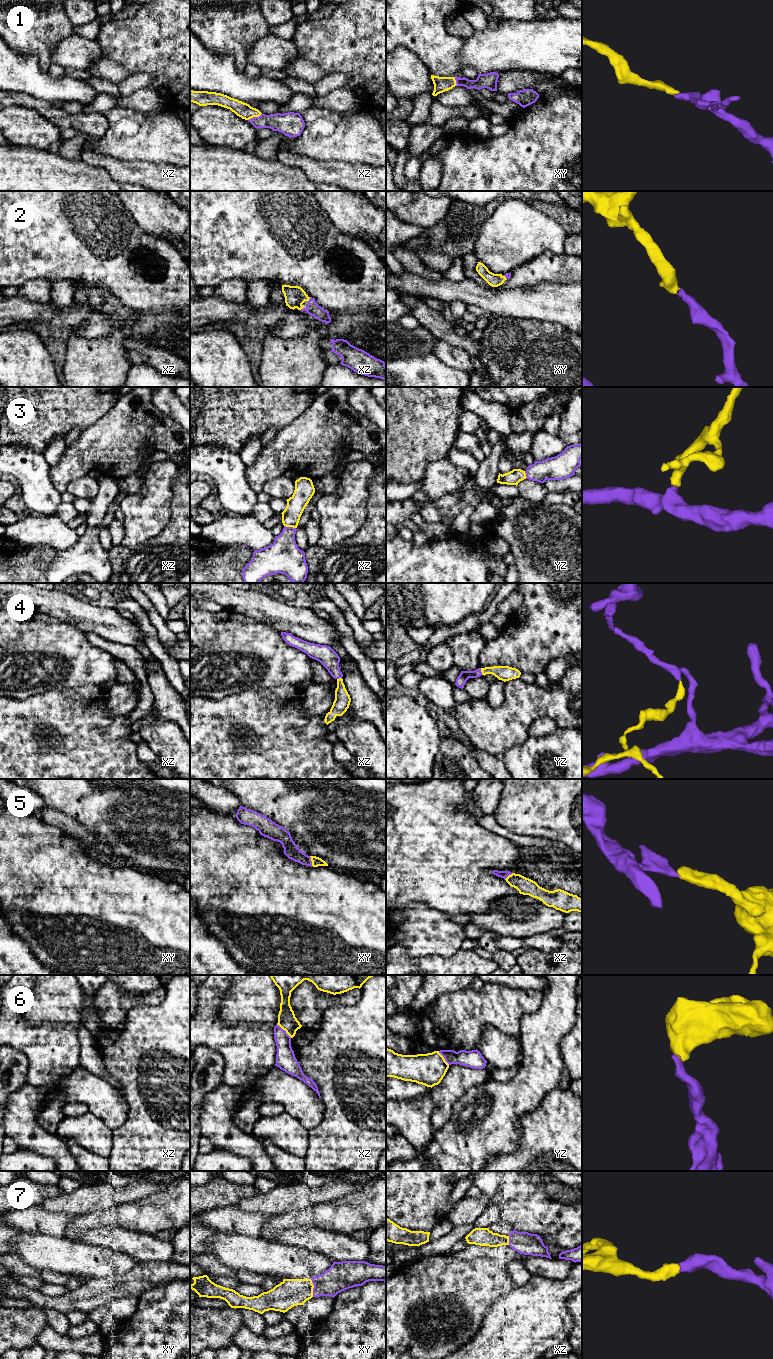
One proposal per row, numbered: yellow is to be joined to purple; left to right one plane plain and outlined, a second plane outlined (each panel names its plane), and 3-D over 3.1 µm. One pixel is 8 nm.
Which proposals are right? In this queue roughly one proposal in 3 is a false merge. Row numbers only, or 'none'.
1, 2, 3, 4, 5, 7

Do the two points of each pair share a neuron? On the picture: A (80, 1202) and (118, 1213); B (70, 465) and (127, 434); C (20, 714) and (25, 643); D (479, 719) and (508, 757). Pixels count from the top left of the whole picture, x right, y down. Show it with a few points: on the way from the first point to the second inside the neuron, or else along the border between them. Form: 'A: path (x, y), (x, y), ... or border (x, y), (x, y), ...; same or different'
A: border (133, 1201), (121, 1203), (110, 1208); different
B: path (84, 455), (100, 447), (113, 446); same
C: border (43, 692), (23, 699), (10, 698); different
D: border (525, 739), (508, 748), (500, 756); different

